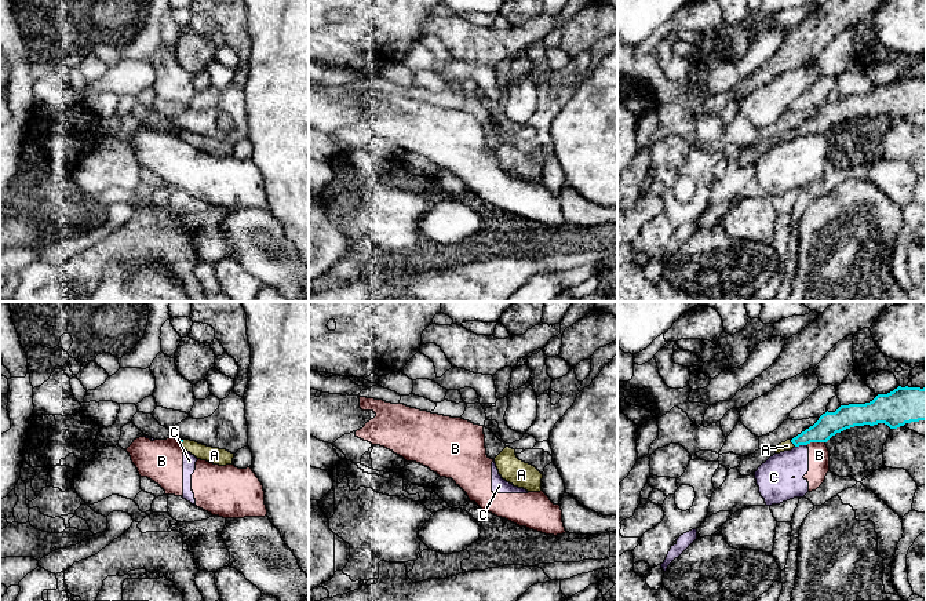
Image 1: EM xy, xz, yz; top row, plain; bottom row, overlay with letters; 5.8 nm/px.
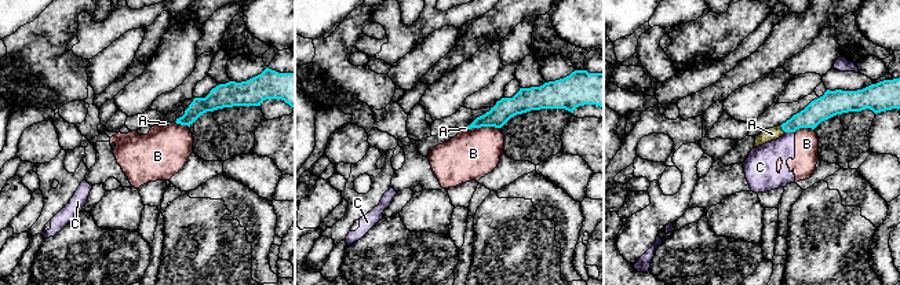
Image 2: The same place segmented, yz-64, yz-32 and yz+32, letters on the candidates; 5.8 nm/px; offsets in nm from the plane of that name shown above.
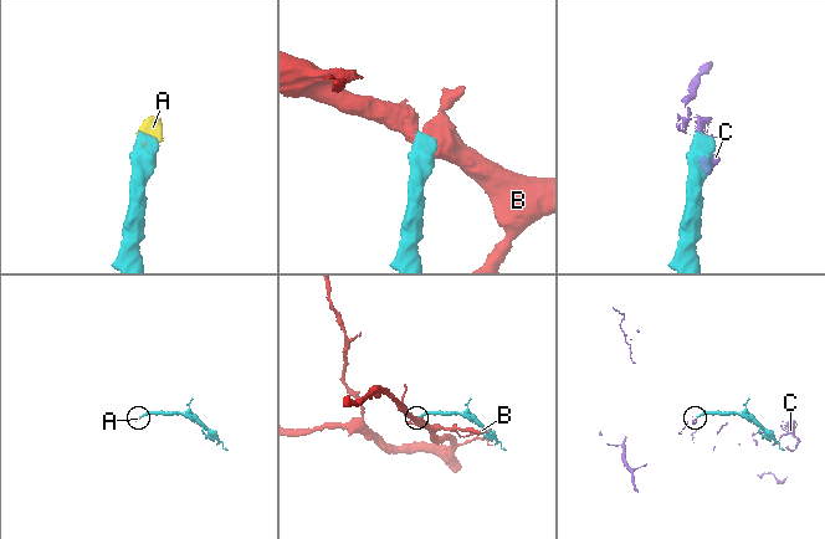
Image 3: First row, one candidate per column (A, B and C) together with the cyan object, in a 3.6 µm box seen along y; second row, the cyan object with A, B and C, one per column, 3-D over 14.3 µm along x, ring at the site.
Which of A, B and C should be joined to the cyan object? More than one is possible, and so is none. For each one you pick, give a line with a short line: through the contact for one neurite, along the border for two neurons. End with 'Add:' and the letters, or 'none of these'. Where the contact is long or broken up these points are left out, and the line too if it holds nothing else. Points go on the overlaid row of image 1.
A: line yz (830, 423), (820, 432), (793, 443), (787, 445)
Add: A

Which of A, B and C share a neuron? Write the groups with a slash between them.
A / B C

